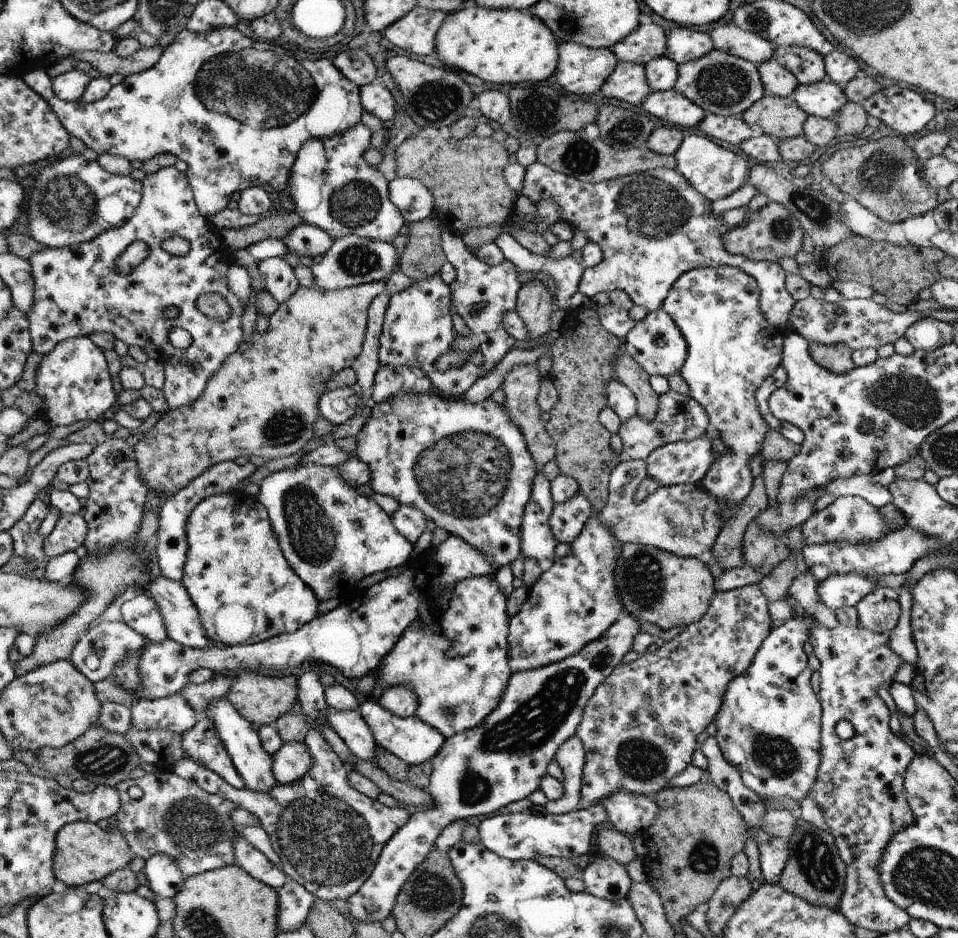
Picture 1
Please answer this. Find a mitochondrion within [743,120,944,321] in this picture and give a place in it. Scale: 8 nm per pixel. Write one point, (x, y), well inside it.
(880, 172)

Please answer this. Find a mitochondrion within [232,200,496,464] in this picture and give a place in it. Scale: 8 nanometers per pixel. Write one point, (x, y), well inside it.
(284, 426)

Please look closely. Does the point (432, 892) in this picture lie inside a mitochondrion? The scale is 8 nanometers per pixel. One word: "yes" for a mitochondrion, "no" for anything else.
yes

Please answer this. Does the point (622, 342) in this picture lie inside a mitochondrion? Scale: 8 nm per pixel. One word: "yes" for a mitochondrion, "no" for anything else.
no

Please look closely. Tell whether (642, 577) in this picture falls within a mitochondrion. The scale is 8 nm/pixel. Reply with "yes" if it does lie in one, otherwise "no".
yes

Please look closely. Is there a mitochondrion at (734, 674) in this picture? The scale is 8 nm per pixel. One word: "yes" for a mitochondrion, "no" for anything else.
no

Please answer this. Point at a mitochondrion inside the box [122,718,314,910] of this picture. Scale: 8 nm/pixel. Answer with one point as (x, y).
(186, 821)

